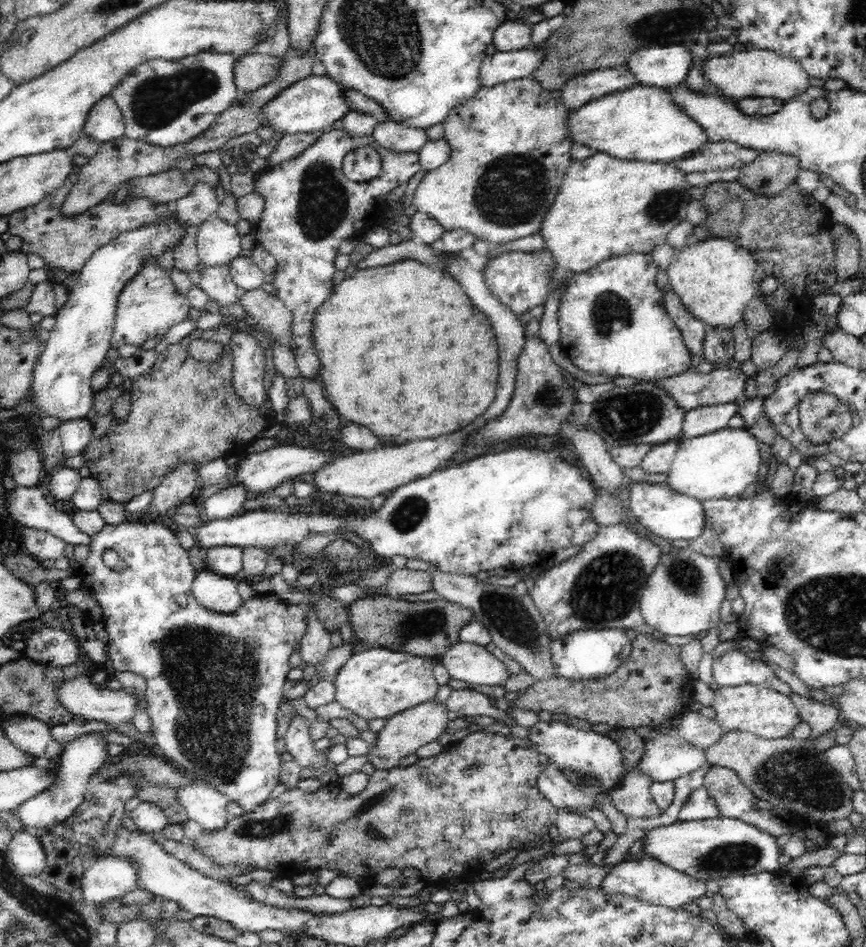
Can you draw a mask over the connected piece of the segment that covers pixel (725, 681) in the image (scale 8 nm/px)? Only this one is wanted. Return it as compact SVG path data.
M740 650L716 658L712 664L712 673L719 688L744 684L770 688L776 680L774 672L765 662L749 658Z

